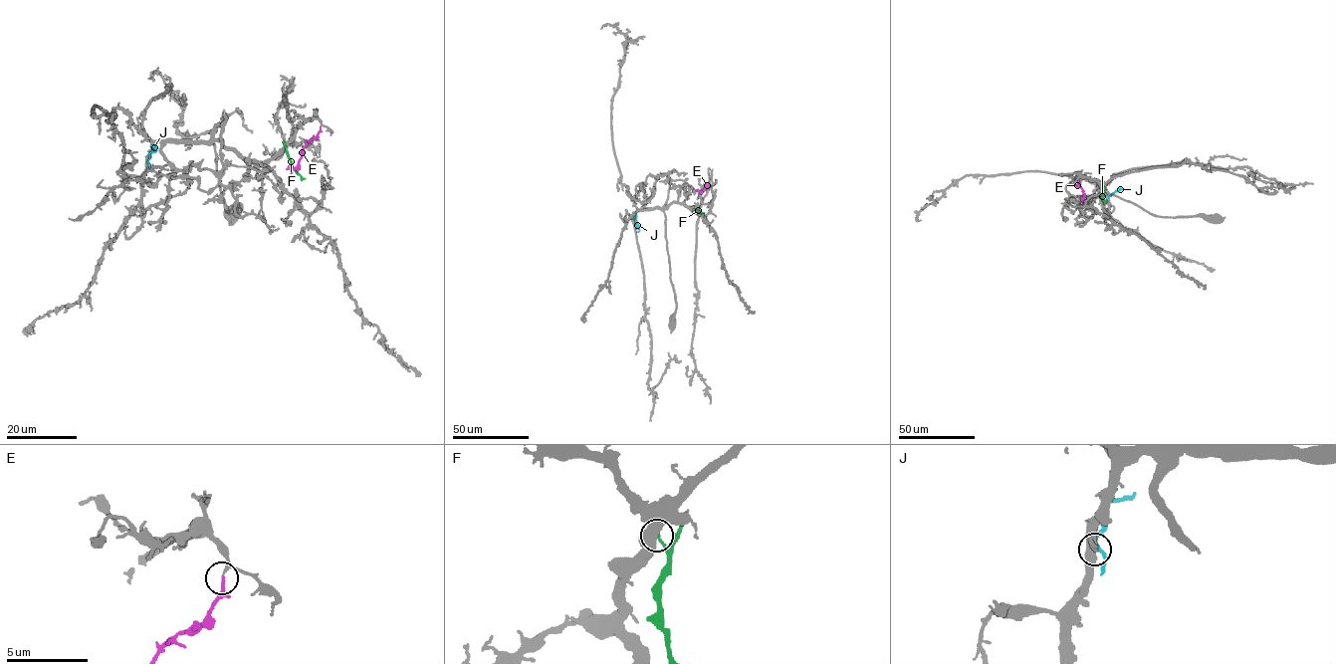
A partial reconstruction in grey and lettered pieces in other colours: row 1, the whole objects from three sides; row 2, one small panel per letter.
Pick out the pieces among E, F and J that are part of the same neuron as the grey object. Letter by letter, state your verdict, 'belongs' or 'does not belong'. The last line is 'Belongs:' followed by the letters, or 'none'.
E: belongs
F: does not belong
J: does not belong
Belongs: E

